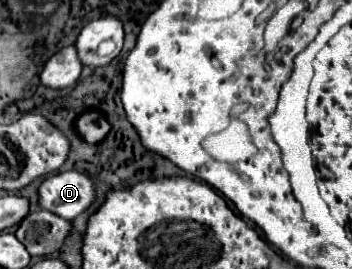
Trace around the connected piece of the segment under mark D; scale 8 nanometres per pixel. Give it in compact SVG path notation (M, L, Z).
M80 171L48 177L40 185L40 207L64 219L76 219L96 201L96 181Z

